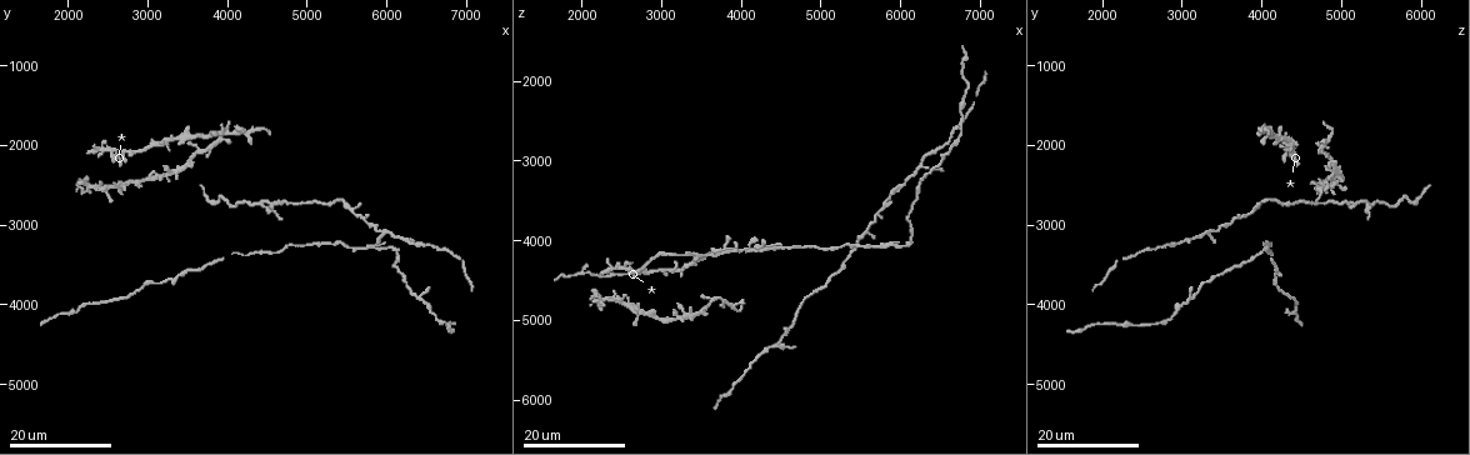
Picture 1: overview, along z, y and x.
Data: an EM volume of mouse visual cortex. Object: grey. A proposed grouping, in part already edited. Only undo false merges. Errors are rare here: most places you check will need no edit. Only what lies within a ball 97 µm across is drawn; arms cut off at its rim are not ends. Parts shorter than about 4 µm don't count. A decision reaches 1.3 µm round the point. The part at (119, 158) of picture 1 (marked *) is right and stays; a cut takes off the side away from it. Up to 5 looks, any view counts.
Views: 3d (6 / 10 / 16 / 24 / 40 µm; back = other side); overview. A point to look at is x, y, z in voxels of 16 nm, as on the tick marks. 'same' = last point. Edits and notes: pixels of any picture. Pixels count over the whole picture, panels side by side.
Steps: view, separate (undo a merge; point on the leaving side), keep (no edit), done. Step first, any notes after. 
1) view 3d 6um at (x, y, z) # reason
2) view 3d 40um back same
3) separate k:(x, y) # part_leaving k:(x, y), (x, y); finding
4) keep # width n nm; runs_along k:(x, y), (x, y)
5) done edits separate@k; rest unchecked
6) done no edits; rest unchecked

view 3d 16um at (2550, 2500, 4850)

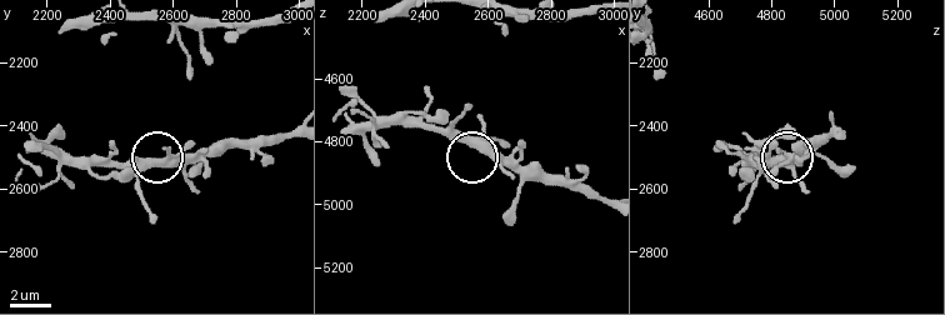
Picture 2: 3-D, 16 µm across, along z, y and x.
view 3d 6um at (2550, 2520, 4810)

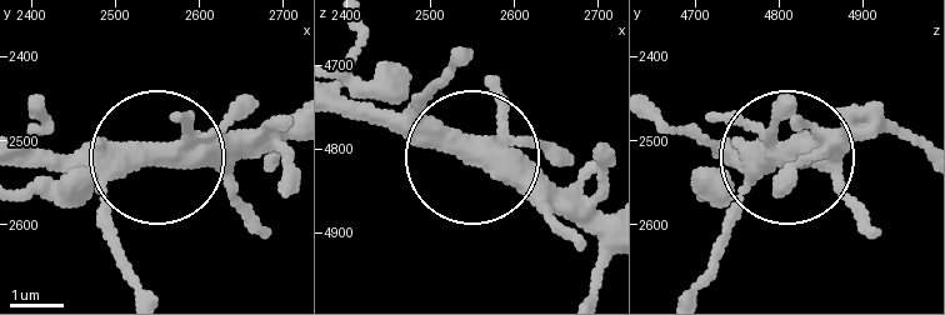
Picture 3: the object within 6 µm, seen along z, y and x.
keep # arms 4; all the same neuron

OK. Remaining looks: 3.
view 3d 16um at (3800, 2050, 4750) # four-way junction

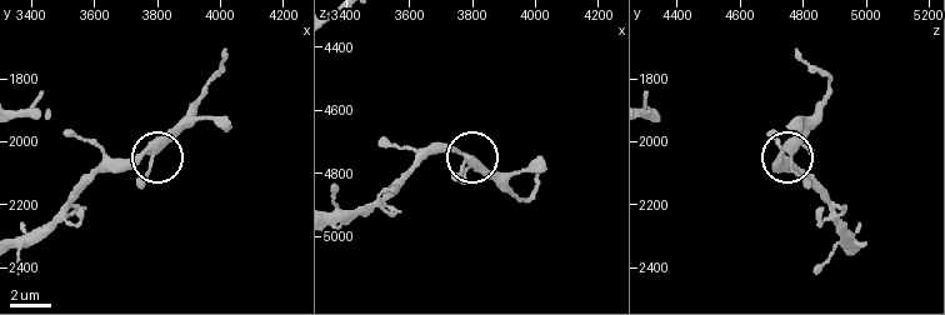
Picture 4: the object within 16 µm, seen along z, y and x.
view 3d 10um at (3800, 2050, 4770)

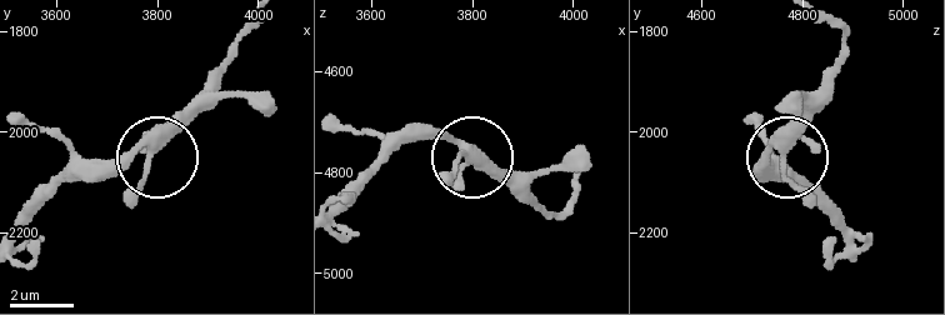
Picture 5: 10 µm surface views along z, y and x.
keep # width 290 nm; runs_along 5:(838, 230), (765, 158), (826, 104); continuous, no second neuron

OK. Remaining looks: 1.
done no edits; rest unchecked

